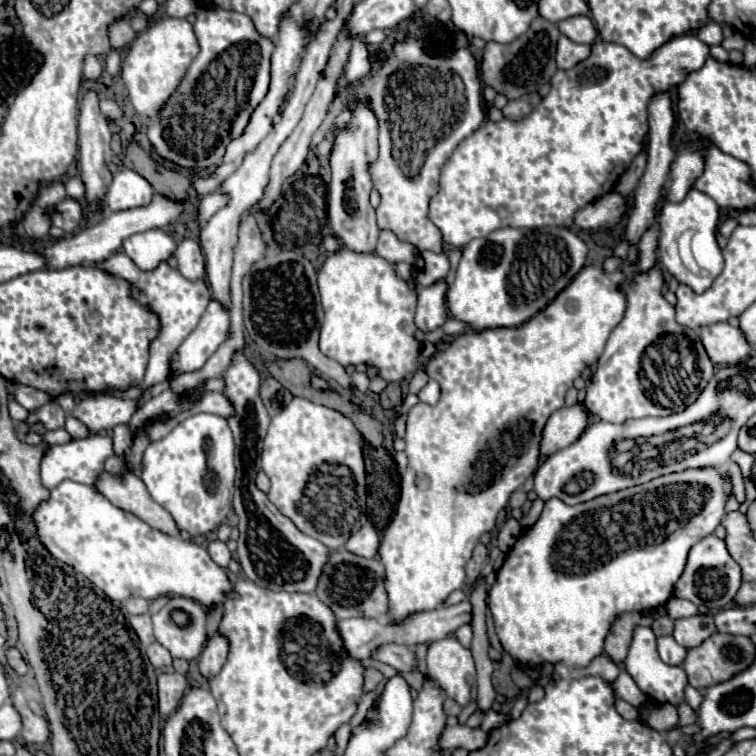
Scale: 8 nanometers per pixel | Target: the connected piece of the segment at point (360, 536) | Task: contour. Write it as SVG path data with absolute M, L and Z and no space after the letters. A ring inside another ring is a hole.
M363 526L357 534L353 534L347 540L345 550L349 550L351 554L363 556L363 558L375 558L379 544L381 544L381 540L377 536L377 530L373 526Z

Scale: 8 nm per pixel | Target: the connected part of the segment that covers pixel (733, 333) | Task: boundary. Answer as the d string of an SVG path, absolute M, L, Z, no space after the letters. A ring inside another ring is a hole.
M727 322L705 326L699 330L699 334L713 364L739 364L753 350L741 328L735 328Z

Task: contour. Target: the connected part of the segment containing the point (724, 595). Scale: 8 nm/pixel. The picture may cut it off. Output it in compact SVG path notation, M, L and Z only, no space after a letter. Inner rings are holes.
M709 534L689 550L687 566L675 584L675 596L691 600L697 606L705 604L711 610L721 610L733 602L733 596L737 594L739 586L741 586L741 568L737 568L737 562L729 556L725 542L715 534Z

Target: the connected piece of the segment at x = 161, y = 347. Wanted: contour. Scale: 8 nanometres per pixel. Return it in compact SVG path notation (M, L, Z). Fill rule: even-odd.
M115 252L113 256L109 256L101 262L95 262L95 266L103 272L109 272L117 278L127 280L133 300L147 306L153 314L157 314L159 334L157 334L157 338L153 338L153 342L149 346L149 364L147 364L147 370L145 370L143 386L151 386L151 384L169 380L171 358L173 358L175 350L189 336L189 332L195 330L201 314L205 312L205 308L211 300L211 290L209 290L207 282L205 280L187 280L185 276L181 276L181 272L177 268L171 268L167 262L161 262L155 270L145 272L145 270L137 268L125 252Z

